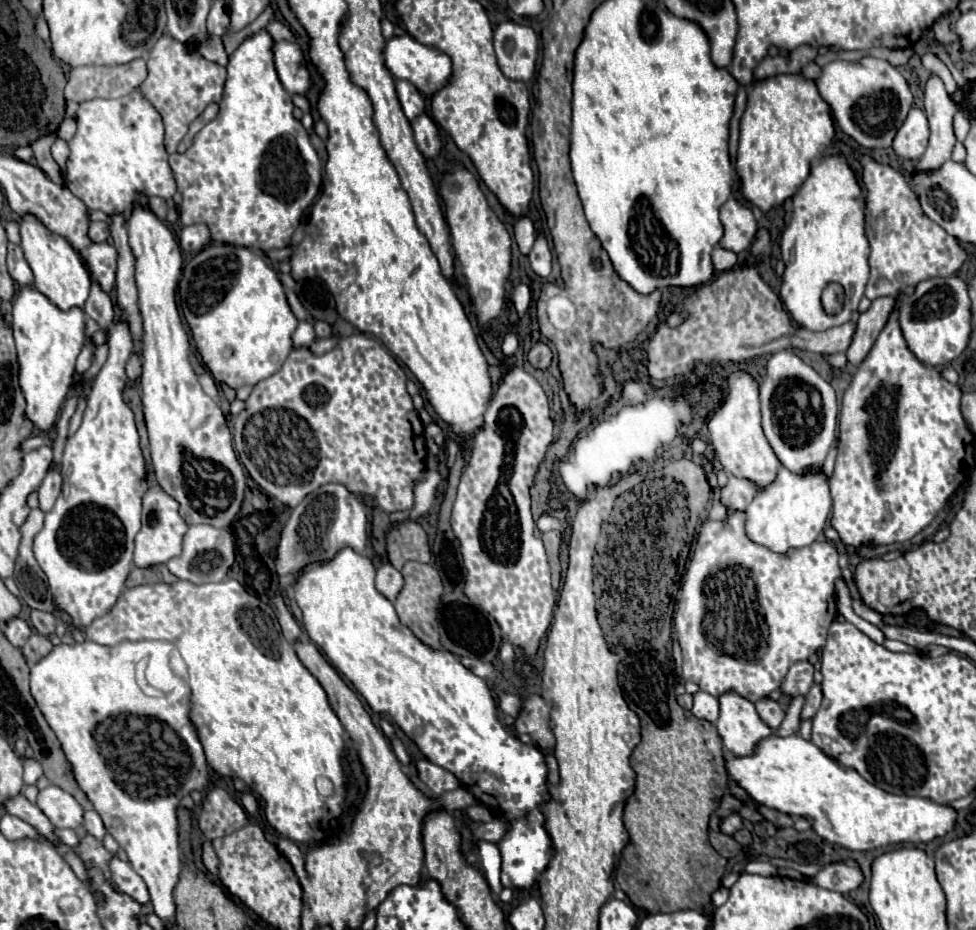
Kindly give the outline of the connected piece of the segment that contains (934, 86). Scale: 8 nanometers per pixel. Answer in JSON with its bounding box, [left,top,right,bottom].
[915,76,957,172]

